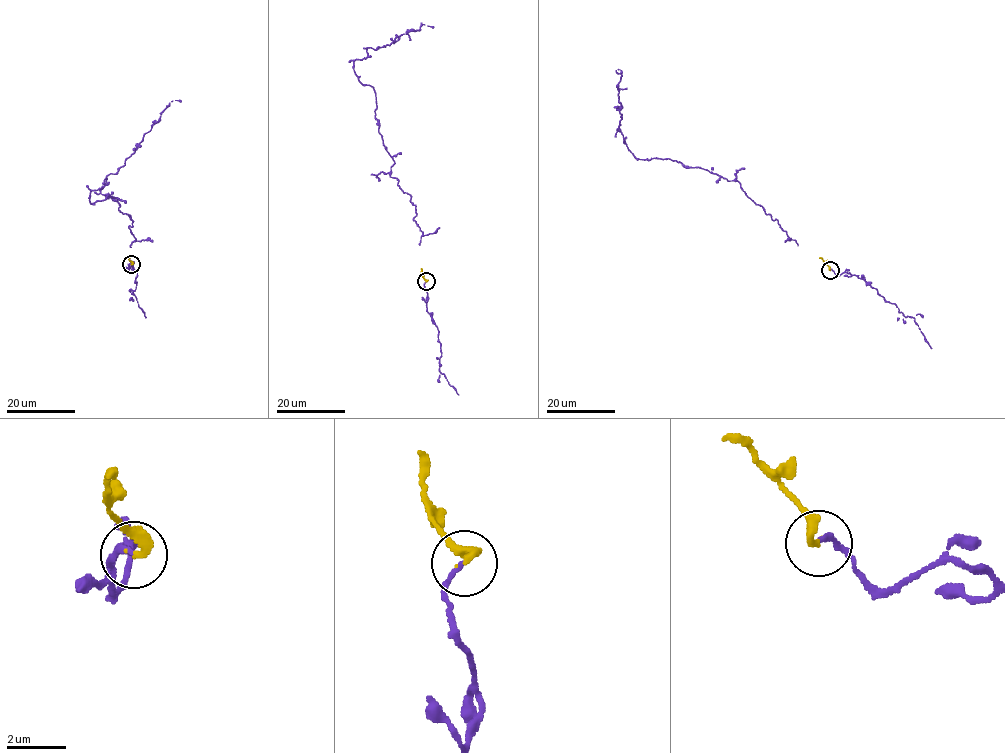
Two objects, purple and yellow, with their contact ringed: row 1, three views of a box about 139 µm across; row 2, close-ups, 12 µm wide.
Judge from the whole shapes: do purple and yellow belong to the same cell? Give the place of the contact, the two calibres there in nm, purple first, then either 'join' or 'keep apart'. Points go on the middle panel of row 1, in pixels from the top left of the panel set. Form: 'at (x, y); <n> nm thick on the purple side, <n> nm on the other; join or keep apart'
at (426, 281); 160 nm thick on the purple side, 300 nm on the other; join

